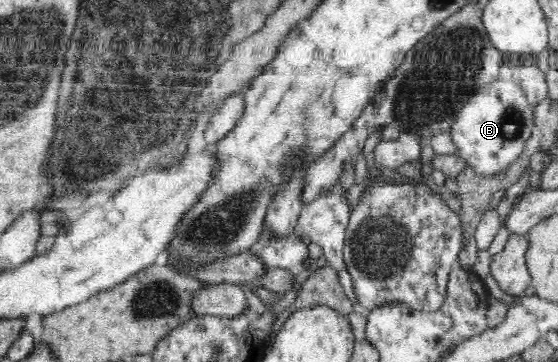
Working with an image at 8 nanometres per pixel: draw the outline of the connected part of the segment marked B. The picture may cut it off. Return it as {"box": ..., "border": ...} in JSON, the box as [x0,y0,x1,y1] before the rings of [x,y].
{"box":[450,80,535,175],"border":[[[498,80],[493,84],[486,84],[472,99],[464,104],[456,122],[452,124],[450,136],[458,149],[457,155],[465,160],[466,166],[476,168],[480,173],[492,175],[509,168],[512,163],[518,161],[519,156],[524,152],[526,140],[531,137],[535,123],[533,119],[534,111],[535,105],[528,101],[525,93],[516,83]]]}

